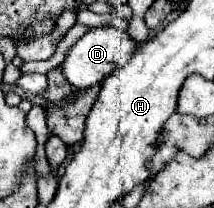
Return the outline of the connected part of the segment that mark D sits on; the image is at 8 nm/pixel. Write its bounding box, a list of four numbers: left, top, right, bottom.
[61,27,139,89]

